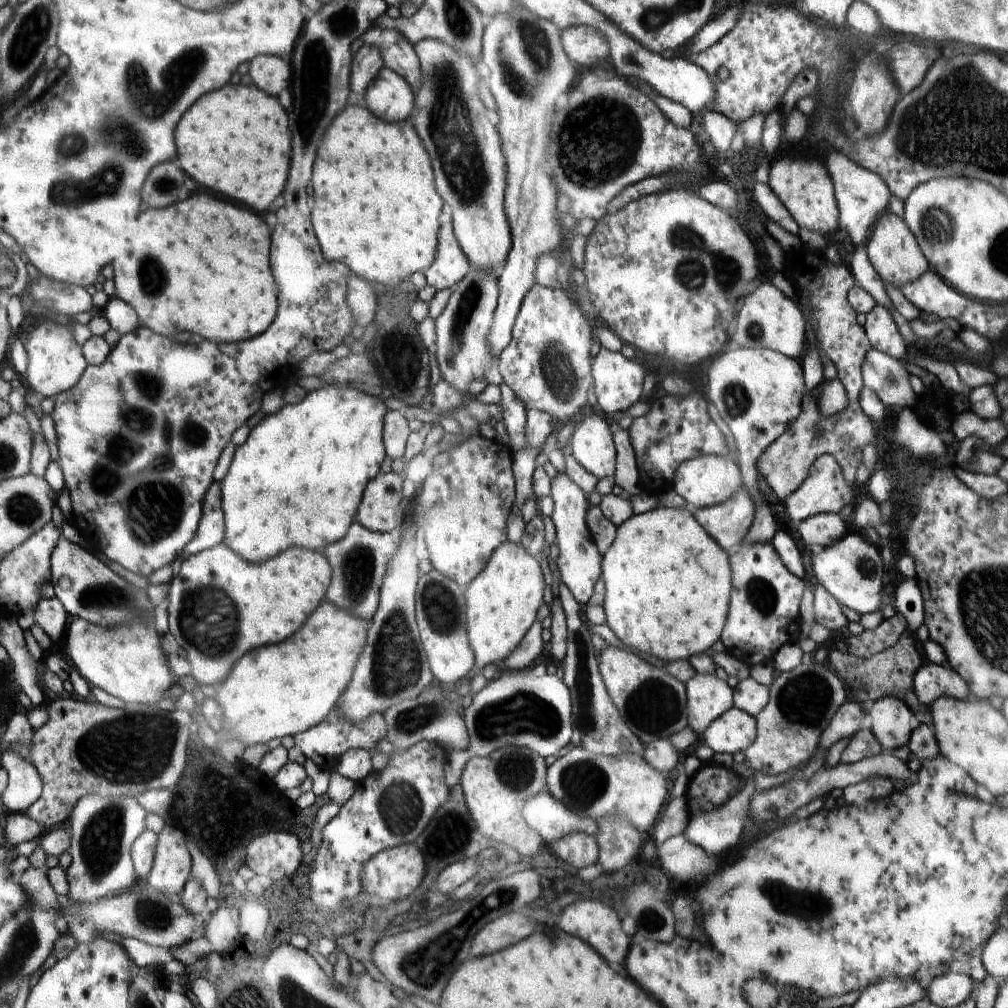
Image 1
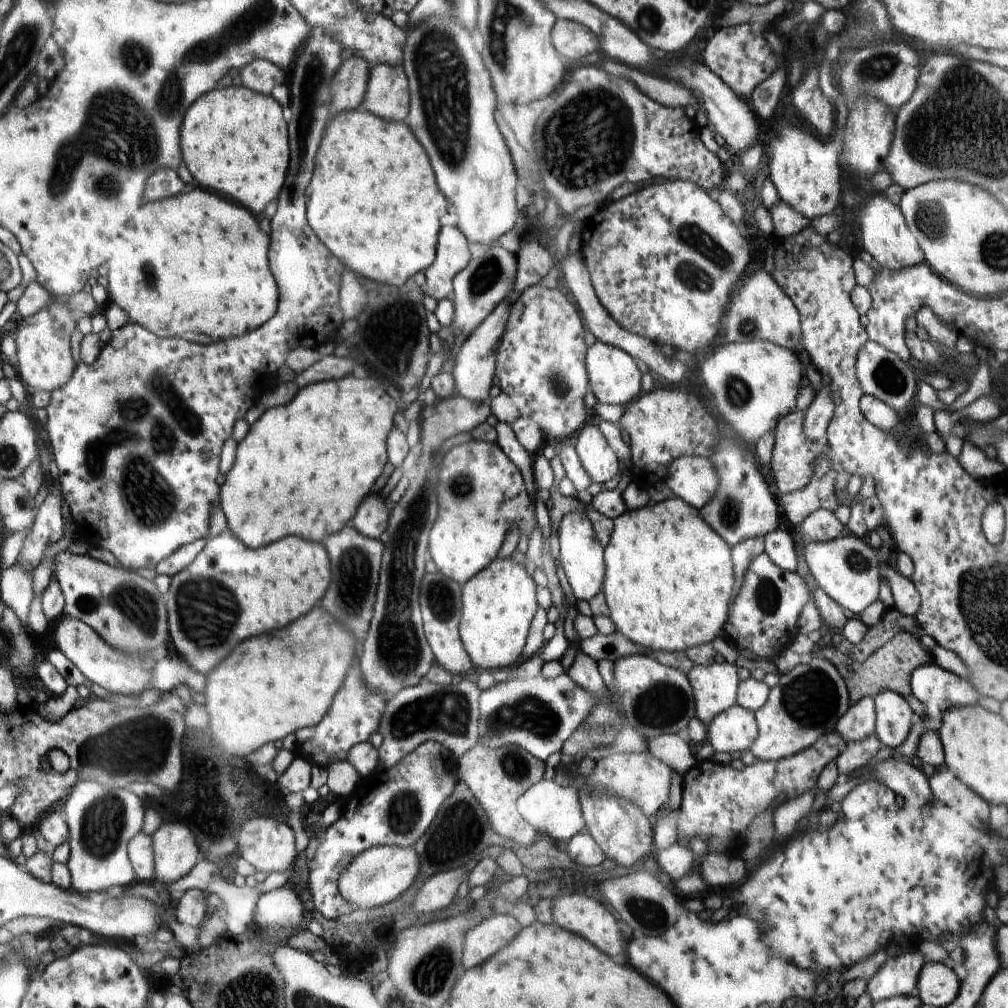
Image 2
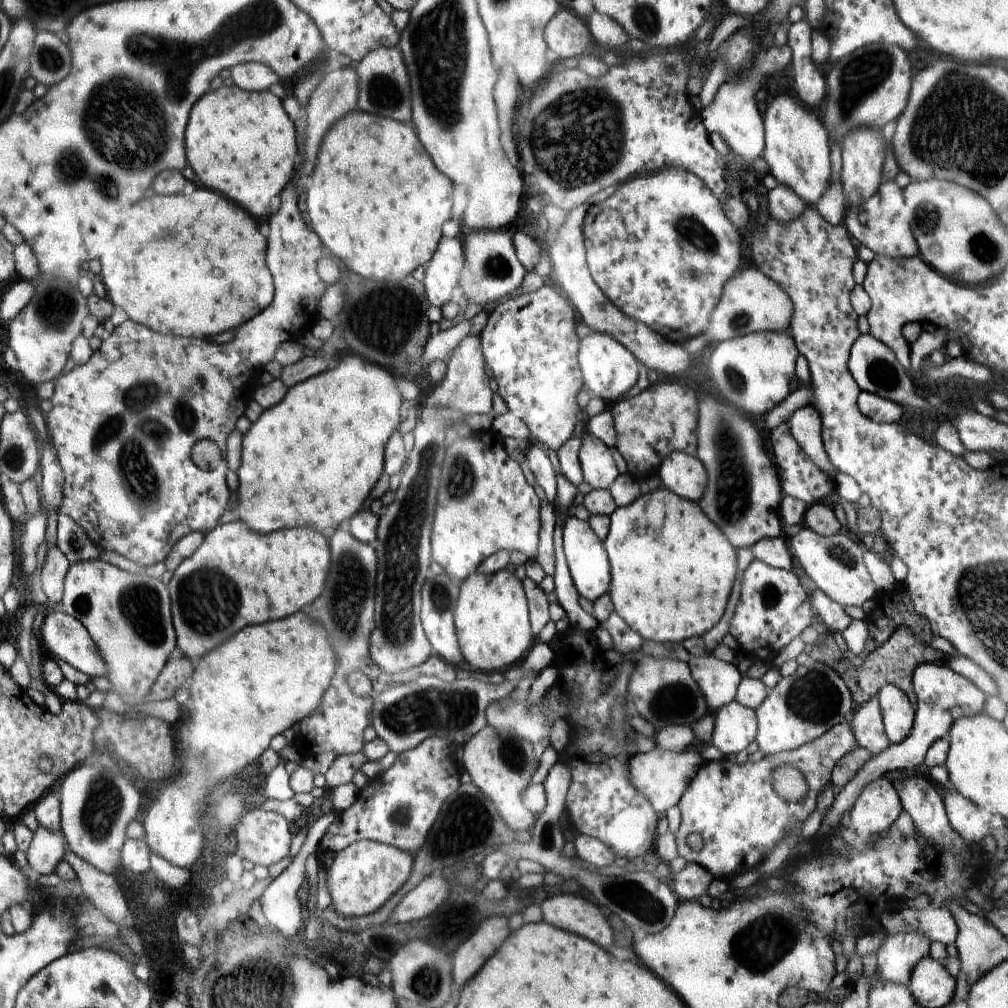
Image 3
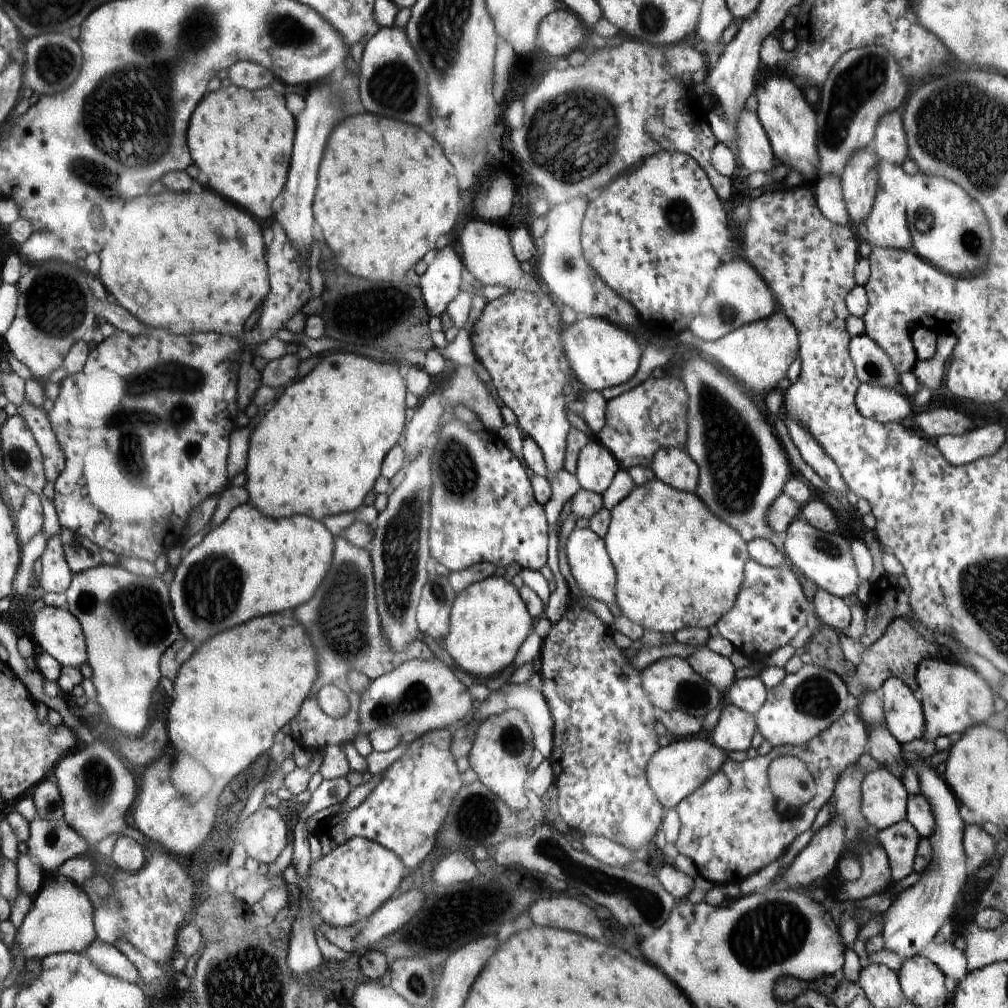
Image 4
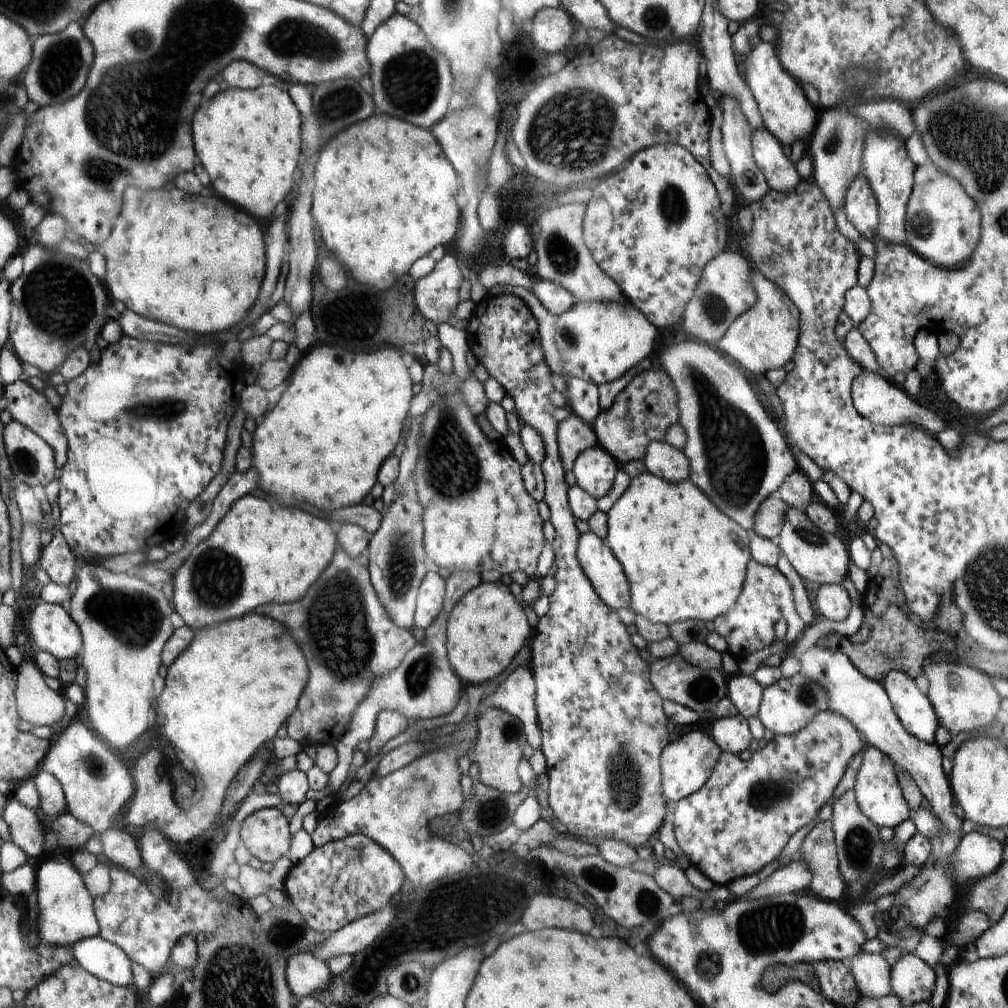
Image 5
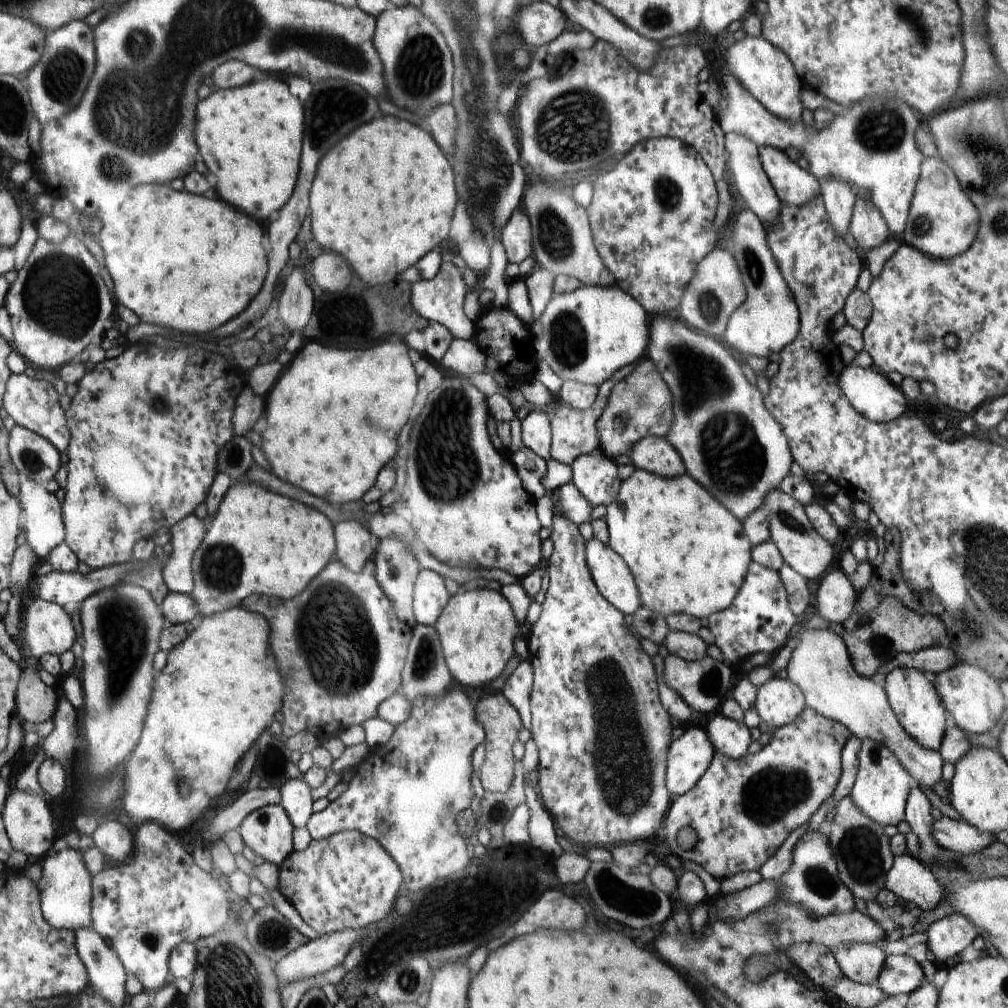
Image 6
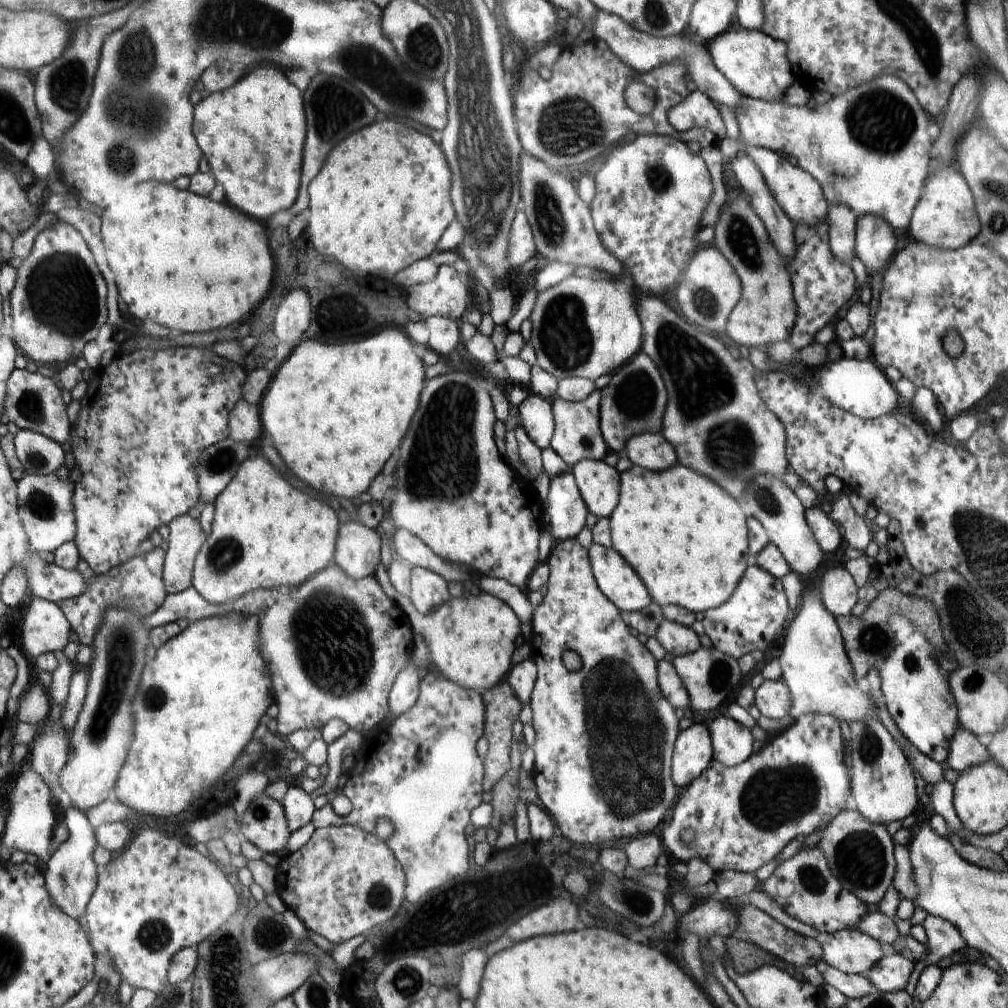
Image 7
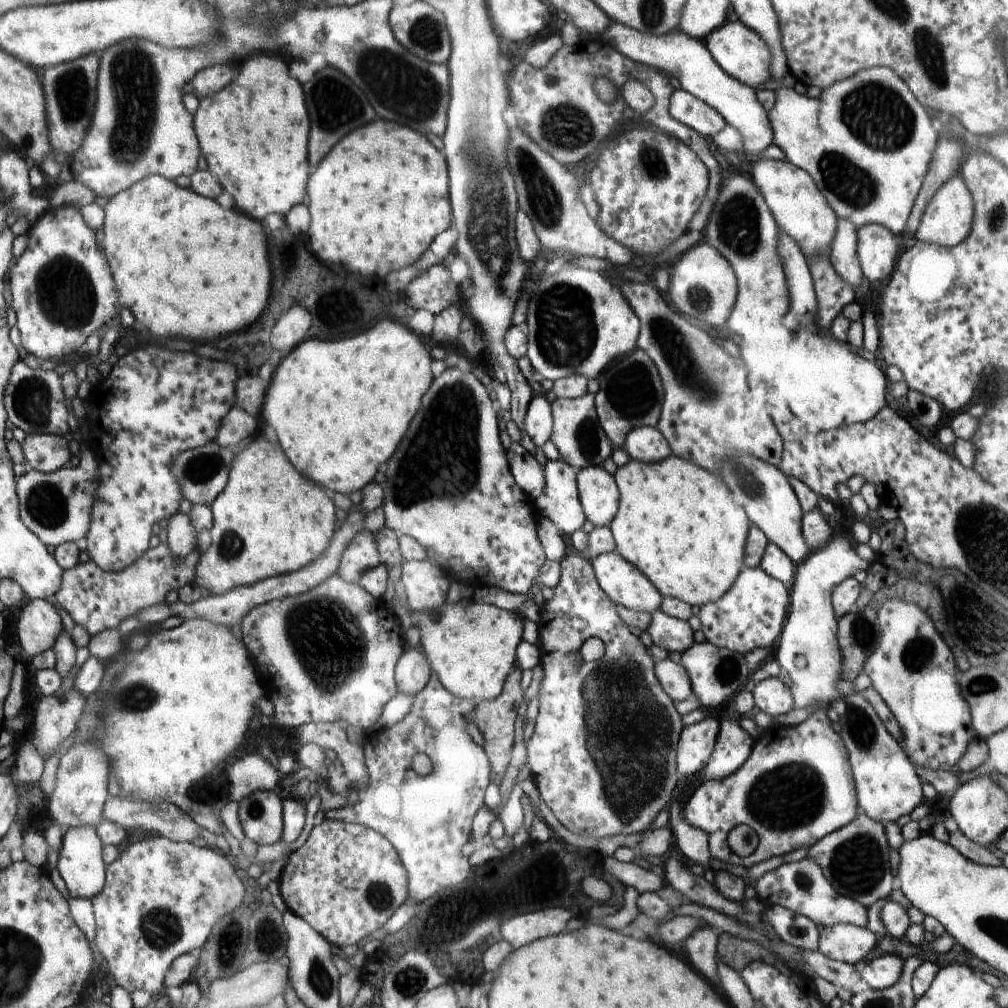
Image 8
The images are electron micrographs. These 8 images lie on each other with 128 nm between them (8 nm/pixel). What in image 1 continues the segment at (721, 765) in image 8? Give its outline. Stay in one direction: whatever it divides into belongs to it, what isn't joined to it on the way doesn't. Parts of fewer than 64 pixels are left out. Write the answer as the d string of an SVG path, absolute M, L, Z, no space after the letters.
M732 707L708 726L700 742L710 746L715 753L734 754L740 752L740 750L745 752L757 739L754 716L750 716L750 714L739 708Z

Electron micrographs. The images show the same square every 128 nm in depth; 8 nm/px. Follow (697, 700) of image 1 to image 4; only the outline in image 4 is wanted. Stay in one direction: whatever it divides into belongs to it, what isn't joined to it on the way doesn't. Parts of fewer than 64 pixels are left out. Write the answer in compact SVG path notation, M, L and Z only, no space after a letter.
M706 646L698 647L687 659L696 672L717 686L720 693L726 694L735 682L735 667L729 658L711 652Z

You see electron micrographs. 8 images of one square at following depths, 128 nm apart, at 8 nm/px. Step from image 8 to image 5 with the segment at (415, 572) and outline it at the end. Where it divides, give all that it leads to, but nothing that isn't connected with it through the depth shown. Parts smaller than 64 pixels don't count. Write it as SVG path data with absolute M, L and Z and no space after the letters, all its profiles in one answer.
M429 572L418 590L418 608L415 617L418 628L426 630L434 624L436 616L443 612L442 598L444 598L444 580L440 580L436 573Z

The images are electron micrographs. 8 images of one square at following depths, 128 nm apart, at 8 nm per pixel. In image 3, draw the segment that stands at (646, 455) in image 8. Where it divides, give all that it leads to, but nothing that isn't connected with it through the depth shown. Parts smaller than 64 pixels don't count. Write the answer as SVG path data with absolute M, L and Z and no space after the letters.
M681 452L668 454L658 470L662 487L675 492L682 498L700 502L707 492L709 476L698 457Z

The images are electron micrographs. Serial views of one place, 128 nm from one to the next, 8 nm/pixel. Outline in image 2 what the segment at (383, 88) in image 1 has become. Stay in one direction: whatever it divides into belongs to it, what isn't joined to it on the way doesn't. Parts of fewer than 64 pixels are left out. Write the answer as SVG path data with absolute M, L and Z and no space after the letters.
M375 64L370 67L370 80L366 89L366 96L361 108L379 115L388 120L406 120L410 116L411 92L410 80L403 66L388 66L388 64Z

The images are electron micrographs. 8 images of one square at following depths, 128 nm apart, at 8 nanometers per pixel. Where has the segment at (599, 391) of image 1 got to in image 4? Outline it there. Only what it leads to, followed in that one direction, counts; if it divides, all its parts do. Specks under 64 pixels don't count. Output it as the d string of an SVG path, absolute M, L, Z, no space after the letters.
M578 315L572 325L562 326L564 354L571 364L574 377L592 391L602 391L630 381L642 366L640 338L607 319Z

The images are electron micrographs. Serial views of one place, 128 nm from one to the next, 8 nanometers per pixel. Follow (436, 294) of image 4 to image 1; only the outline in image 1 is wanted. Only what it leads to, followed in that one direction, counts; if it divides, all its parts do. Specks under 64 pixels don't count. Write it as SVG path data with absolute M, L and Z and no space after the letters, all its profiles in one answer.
M446 222L438 234L436 258L430 264L430 268L423 272L427 284L437 291L442 291L460 282L468 270L468 257L456 238L454 222Z

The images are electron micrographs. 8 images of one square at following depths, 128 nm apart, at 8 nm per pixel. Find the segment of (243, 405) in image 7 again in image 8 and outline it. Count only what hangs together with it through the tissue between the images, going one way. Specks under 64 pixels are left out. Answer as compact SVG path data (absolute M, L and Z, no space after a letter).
M236 406L224 418L224 424L220 428L216 444L220 444L222 448L230 448L230 446L239 448L254 432L254 428L256 428L256 418L252 418L252 414L248 414L248 411Z

